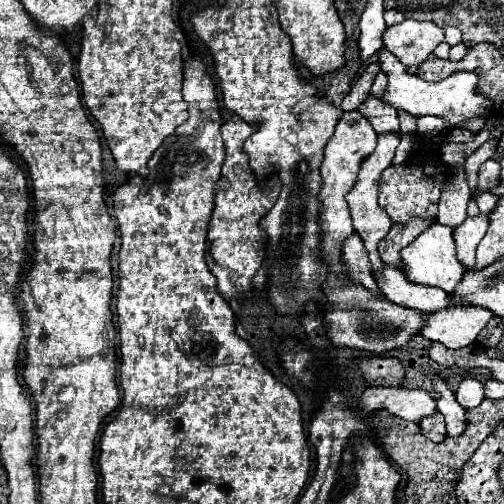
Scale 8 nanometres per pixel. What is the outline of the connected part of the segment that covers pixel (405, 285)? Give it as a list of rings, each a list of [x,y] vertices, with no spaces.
[[[384,266],[384,272],[380,276],[376,276],[376,282],[378,282],[382,294],[390,302],[400,304],[404,308],[436,312],[436,310],[444,310],[446,304],[458,304],[456,296],[452,296],[440,288],[406,282],[406,274],[396,268],[390,268],[390,266]]]

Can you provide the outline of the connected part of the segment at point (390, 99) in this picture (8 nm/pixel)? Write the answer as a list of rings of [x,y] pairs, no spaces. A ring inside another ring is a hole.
[[[386,50],[380,52],[378,62],[380,62],[382,70],[388,74],[388,86],[380,98],[380,100],[384,100],[384,104],[390,104],[398,110],[406,110],[414,116],[426,116],[426,114],[440,116],[452,128],[456,128],[466,118],[488,116],[492,112],[492,102],[476,90],[476,84],[478,84],[476,74],[452,74],[450,78],[432,84],[432,82],[420,80],[418,76],[412,76],[404,68],[404,64],[400,64],[396,58],[392,58],[392,54],[386,54]]]

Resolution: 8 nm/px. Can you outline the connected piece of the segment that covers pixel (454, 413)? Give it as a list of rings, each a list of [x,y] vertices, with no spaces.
[[[442,378],[438,382],[432,382],[432,390],[438,394],[438,412],[446,418],[448,436],[460,436],[466,428],[466,416],[464,408],[456,400],[456,394],[446,386]]]

